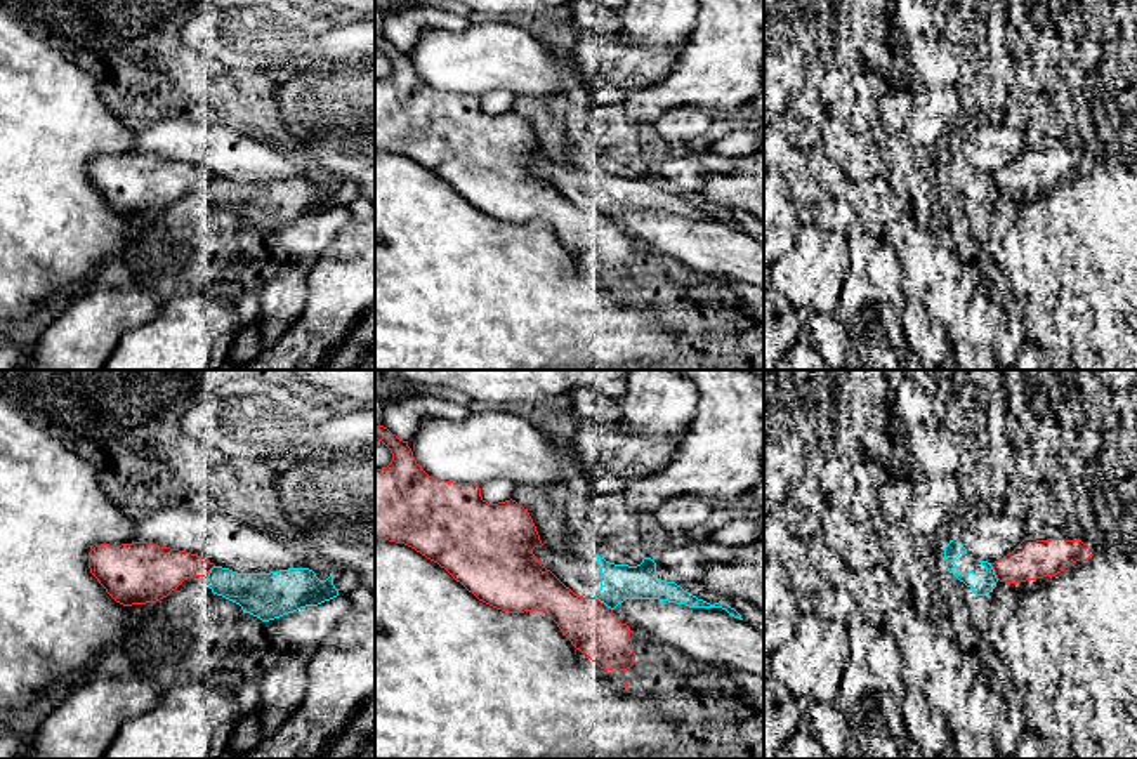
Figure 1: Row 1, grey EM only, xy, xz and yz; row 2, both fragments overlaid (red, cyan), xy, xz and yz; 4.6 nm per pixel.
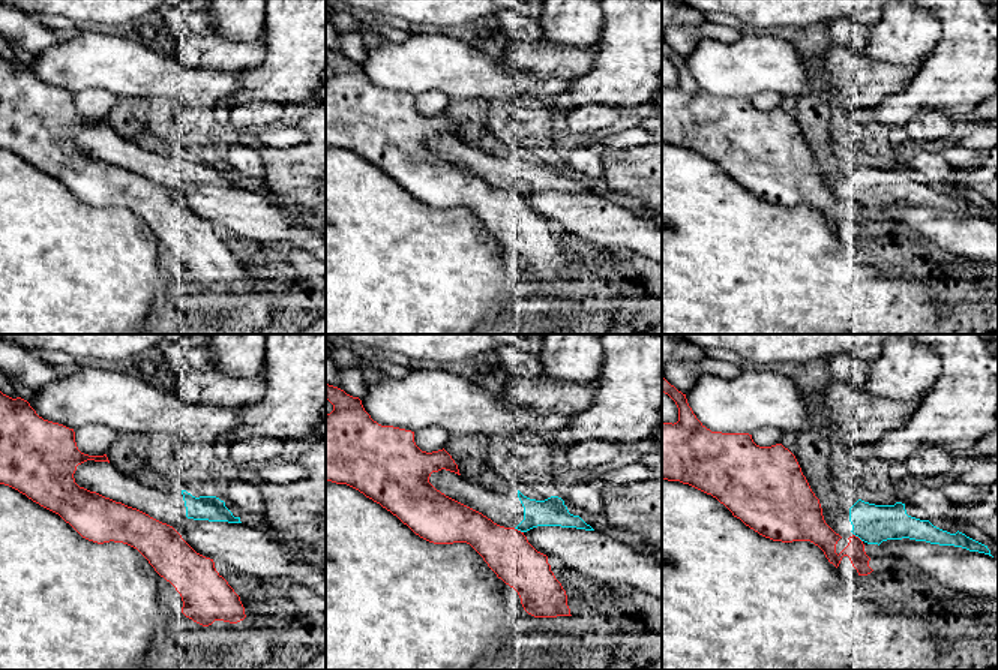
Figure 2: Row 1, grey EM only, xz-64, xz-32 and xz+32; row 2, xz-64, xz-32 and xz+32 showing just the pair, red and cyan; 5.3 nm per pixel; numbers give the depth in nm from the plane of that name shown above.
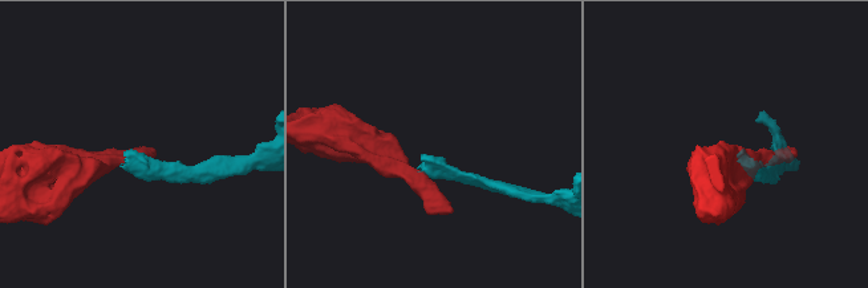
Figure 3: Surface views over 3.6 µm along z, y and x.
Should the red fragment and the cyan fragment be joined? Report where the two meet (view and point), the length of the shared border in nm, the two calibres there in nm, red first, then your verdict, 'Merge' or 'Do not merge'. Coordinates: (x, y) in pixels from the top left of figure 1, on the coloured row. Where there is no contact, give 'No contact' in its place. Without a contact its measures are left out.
Touches red at xz (603, 603). Shared border 110 nm. Thickness 240 nm (red) against 170 nm. Do not merge

